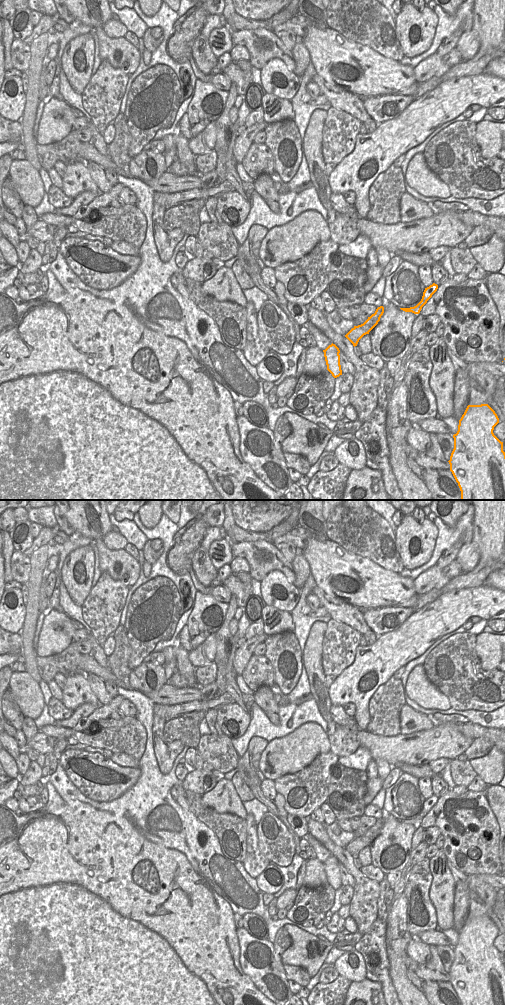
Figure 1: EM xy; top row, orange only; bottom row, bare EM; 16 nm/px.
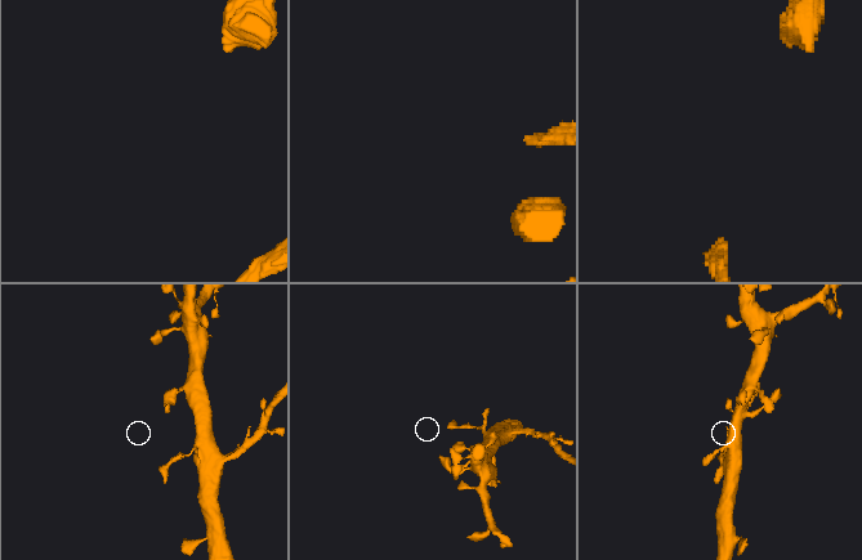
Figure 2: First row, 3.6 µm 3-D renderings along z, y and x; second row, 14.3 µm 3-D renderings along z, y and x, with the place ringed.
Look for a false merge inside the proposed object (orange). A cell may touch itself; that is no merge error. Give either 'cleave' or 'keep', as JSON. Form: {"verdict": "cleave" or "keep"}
{"verdict": "keep"}

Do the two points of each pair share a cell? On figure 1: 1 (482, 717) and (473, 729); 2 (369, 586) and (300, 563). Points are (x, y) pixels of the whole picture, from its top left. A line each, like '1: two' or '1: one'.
1: two
2: two

